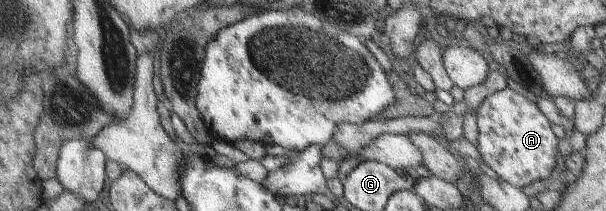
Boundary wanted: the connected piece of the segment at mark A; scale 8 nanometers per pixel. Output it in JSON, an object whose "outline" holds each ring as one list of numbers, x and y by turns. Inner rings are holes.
{"outline":[[510,88,488,96,477,110,478,143,481,159,499,179,522,188,534,181,548,179,558,153,558,141,548,119,524,95]]}

